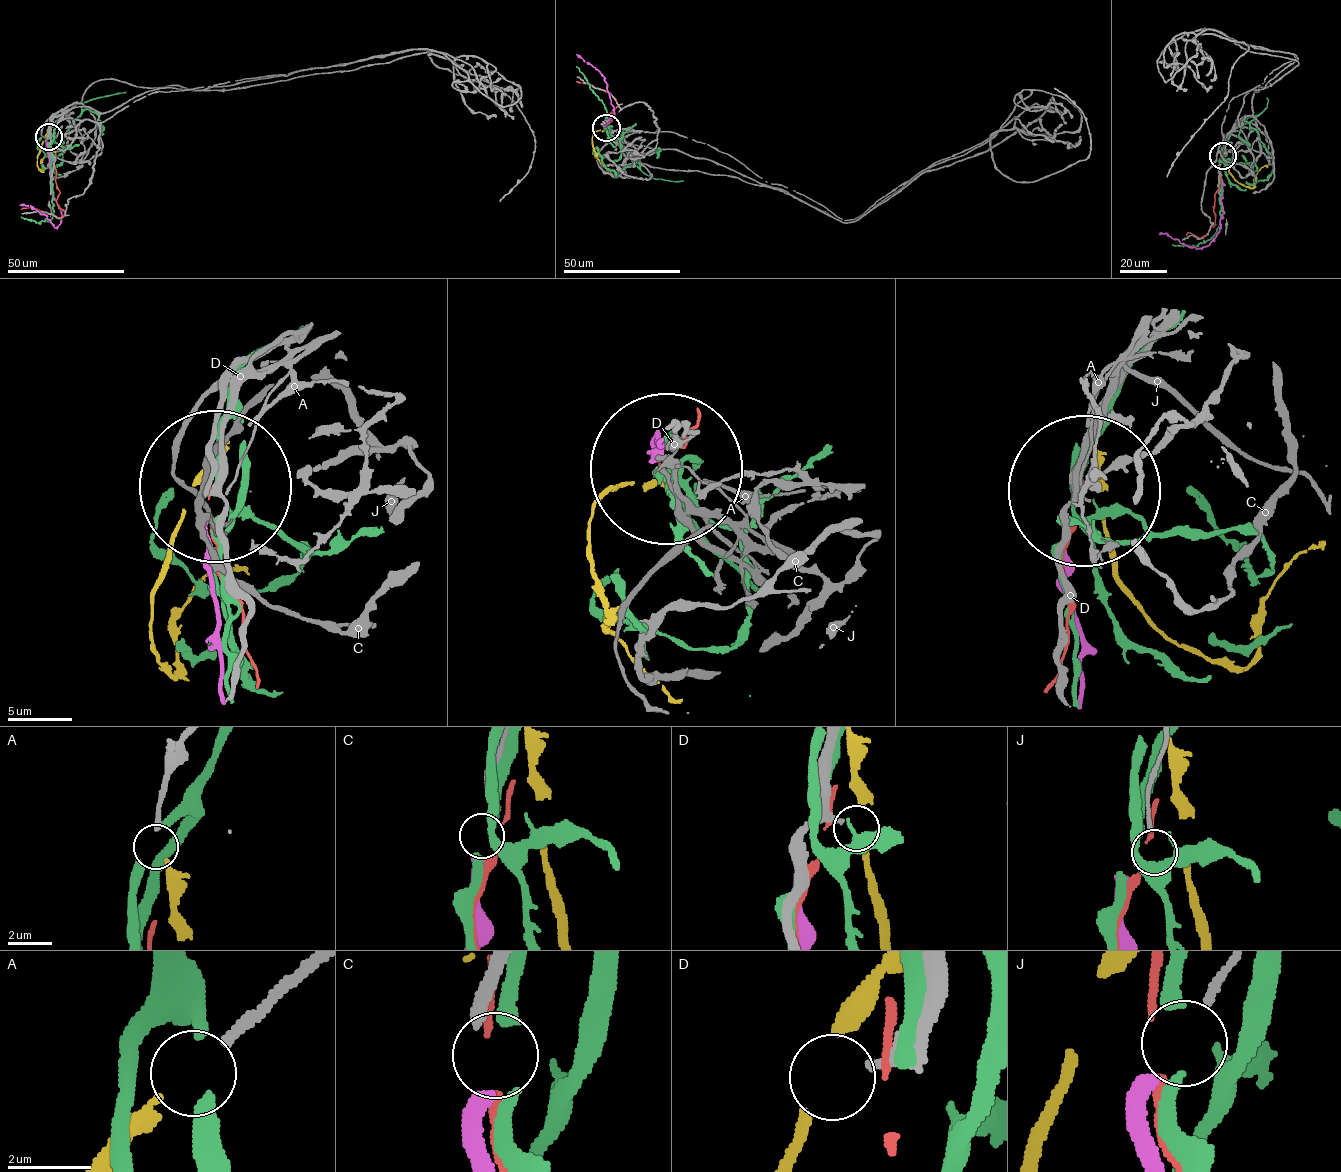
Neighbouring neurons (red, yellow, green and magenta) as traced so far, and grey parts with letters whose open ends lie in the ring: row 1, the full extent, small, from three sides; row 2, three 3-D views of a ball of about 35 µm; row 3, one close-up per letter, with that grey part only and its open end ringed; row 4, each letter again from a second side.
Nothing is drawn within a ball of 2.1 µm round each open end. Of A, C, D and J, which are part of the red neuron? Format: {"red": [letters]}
{"red": []}

